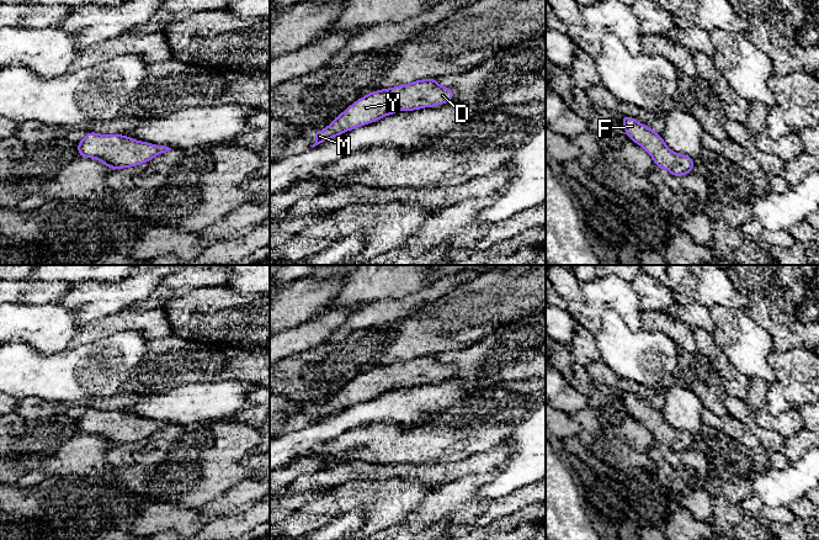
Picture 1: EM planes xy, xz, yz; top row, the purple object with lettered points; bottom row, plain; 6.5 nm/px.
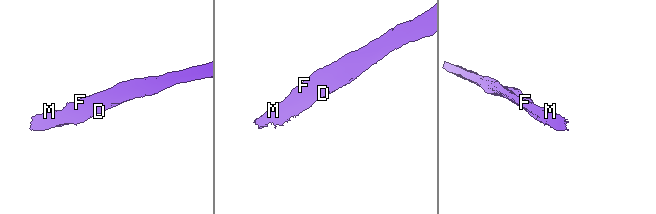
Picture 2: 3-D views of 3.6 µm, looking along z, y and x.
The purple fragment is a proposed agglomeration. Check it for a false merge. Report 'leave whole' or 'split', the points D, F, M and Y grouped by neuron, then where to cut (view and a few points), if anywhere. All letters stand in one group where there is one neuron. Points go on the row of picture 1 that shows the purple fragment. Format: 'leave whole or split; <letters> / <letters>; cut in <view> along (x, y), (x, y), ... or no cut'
leave whole; D F M Y; no cut

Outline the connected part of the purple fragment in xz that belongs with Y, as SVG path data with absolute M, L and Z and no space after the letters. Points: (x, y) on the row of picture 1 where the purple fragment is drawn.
M435 78L371 91L352 102L333 122L315 133L315 147L340 134L373 123L400 111L416 111L450 102L454 89L441 86Z

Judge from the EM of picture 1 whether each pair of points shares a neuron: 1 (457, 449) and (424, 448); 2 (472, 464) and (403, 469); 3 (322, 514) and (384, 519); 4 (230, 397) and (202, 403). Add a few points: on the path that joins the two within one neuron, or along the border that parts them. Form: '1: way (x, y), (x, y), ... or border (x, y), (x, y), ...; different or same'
1: way (448, 448), (432, 448); same
2: way (455, 470), (420, 471); same
3: way (338, 503), (368, 503); same
4: way (223, 400), (209, 401); same

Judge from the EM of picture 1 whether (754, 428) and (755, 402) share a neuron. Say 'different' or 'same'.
different

